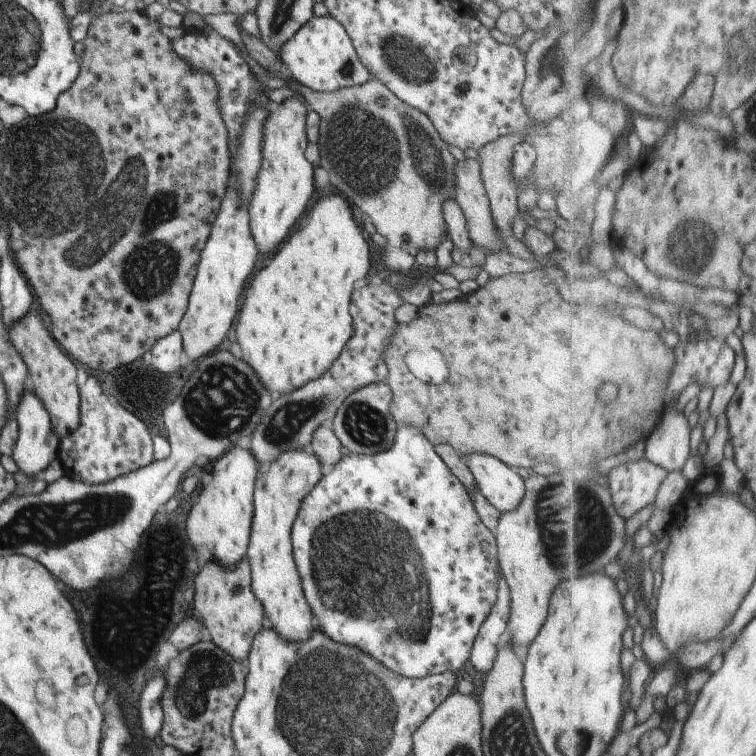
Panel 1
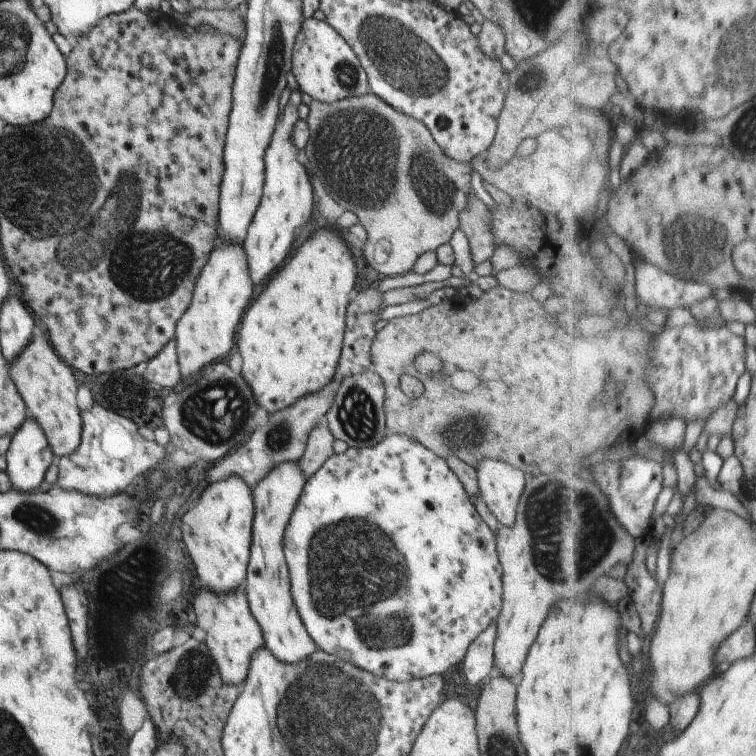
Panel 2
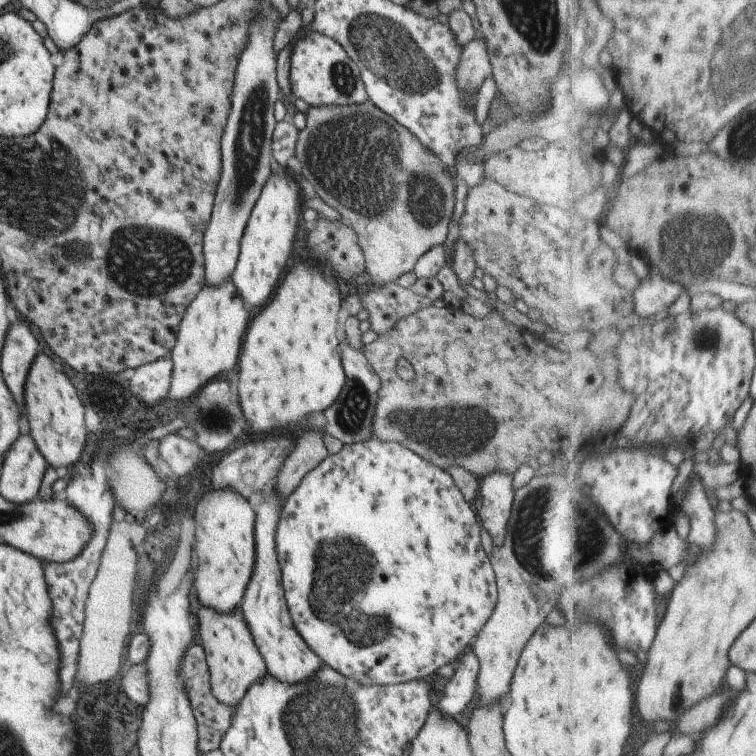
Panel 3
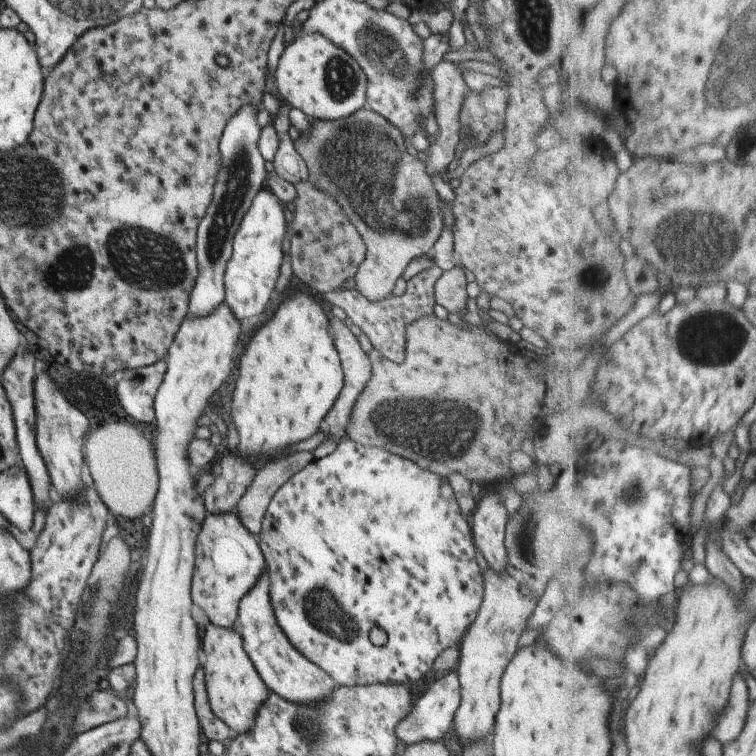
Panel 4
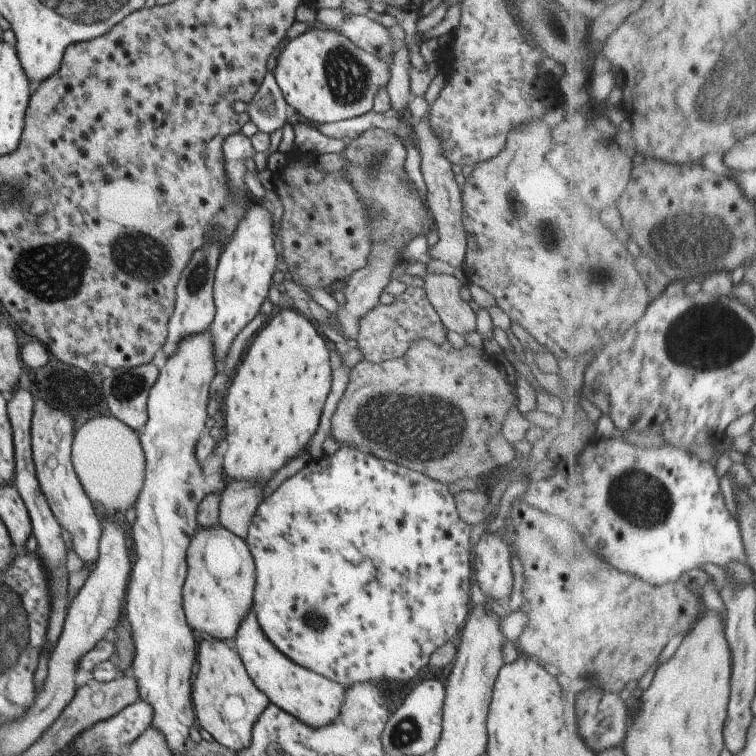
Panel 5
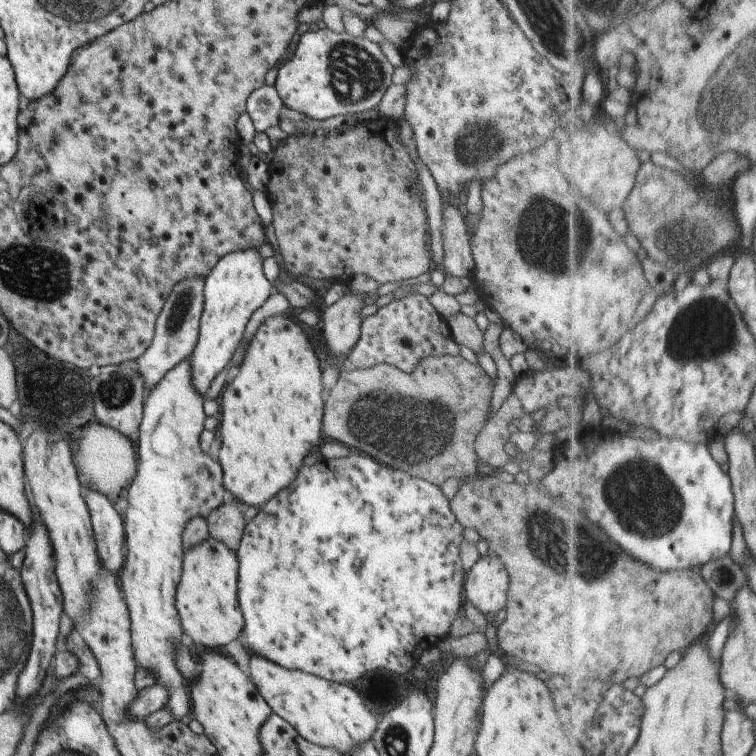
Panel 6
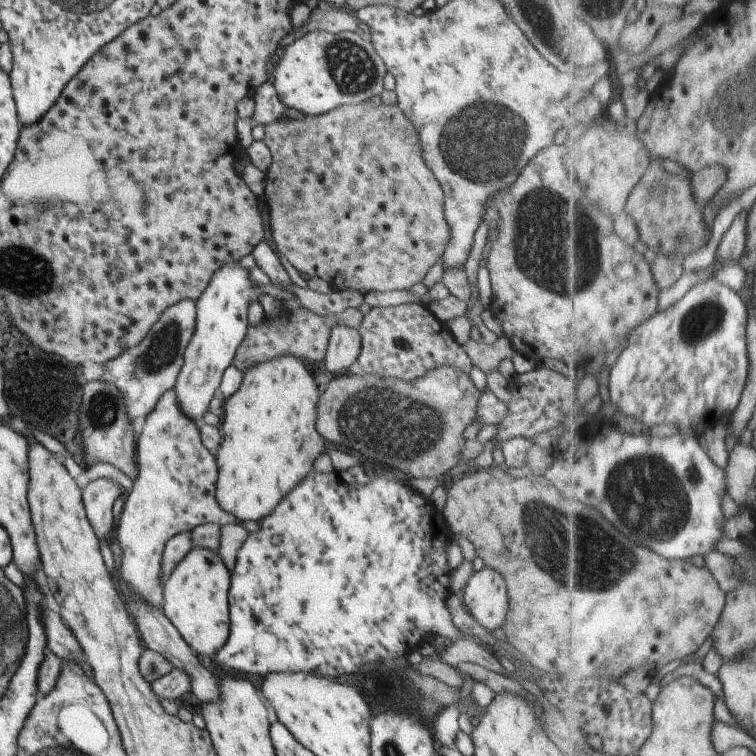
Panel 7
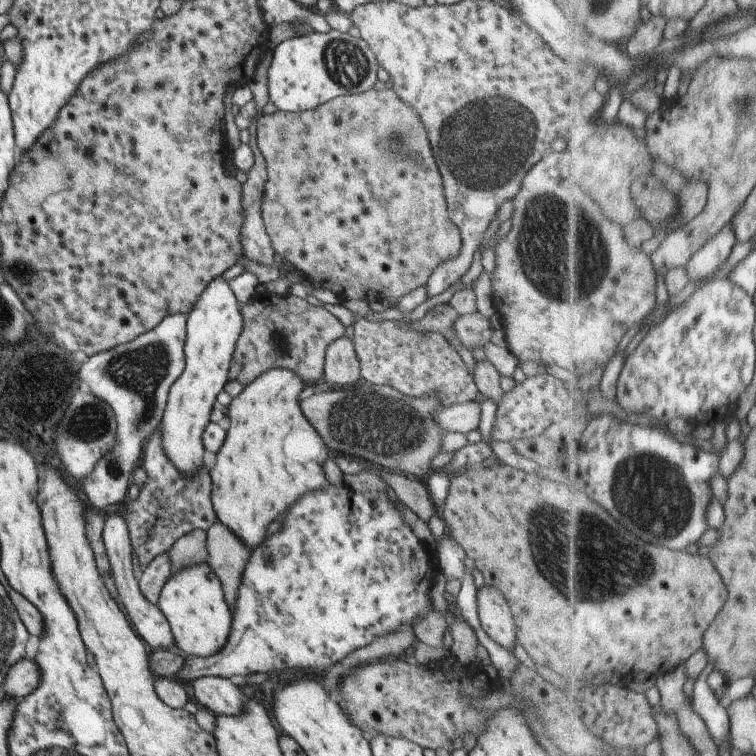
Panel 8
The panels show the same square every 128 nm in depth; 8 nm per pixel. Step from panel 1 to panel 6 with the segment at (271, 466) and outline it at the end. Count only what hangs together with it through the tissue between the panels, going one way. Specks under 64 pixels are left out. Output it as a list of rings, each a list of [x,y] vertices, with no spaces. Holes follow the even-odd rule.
[[[251,655],[248,666],[252,683],[257,692],[263,697],[272,712],[286,720],[301,738],[307,739],[313,744],[333,747],[336,748],[336,751],[349,754],[354,751],[355,747],[358,748],[359,745],[362,745],[363,741],[371,738],[374,733],[377,717],[369,713],[369,710],[363,706],[363,702],[359,699],[359,694],[353,688],[349,688],[349,685],[325,680],[311,673],[289,670],[259,655]]]

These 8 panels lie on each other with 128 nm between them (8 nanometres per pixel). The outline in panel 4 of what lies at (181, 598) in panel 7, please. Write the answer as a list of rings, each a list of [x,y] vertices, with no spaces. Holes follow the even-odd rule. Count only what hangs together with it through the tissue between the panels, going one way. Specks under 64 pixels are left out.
[[[231,510],[206,513],[194,544],[194,567],[191,600],[217,627],[235,626],[238,604],[242,596],[254,586],[263,572],[265,559],[261,554],[257,536],[247,530],[238,514]]]

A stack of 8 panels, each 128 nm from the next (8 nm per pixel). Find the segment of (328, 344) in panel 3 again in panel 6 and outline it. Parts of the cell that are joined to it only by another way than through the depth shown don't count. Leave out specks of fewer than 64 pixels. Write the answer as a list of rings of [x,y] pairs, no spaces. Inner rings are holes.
[[[288,313],[264,320],[253,334],[238,369],[221,394],[221,450],[217,454],[223,470],[222,487],[243,507],[257,506],[285,488],[301,466],[303,456],[319,442],[321,430],[321,370],[313,345]]]

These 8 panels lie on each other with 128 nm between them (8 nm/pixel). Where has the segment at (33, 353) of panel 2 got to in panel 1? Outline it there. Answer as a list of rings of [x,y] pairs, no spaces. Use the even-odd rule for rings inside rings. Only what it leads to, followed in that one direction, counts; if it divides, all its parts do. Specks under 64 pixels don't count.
[[[35,308],[27,311],[7,329],[8,337],[27,367],[26,384],[29,390],[43,403],[58,440],[64,440],[78,427],[80,396],[75,385],[76,369],[70,356],[61,350],[51,333],[45,329],[37,313]]]

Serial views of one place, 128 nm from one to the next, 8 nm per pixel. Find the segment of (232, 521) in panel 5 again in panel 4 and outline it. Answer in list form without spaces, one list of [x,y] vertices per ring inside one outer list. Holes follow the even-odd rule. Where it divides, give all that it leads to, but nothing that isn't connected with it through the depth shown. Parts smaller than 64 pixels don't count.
[[[299,451],[260,463],[252,483],[233,508],[249,532],[257,536],[267,505],[277,489],[312,460],[311,451]]]

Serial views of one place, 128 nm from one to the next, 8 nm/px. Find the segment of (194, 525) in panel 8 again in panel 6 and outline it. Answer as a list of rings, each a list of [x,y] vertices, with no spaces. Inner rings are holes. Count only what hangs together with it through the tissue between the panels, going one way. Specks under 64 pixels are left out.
[[[184,358],[180,363],[177,363],[173,368],[170,368],[169,371],[163,375],[163,378],[159,382],[151,387],[149,391],[146,392],[144,401],[142,402],[142,419],[140,420],[140,425],[138,426],[139,437],[135,442],[136,450],[136,473],[132,483],[126,488],[125,492],[127,507],[125,518],[123,520],[123,530],[124,530],[124,563],[121,566],[121,576],[119,578],[119,586],[121,586],[122,599],[124,600],[126,609],[128,610],[128,615],[130,618],[130,637],[131,644],[133,649],[133,656],[137,666],[141,667],[143,670],[146,670],[148,673],[151,673],[154,677],[154,684],[161,685],[167,691],[167,700],[162,708],[165,708],[168,713],[172,716],[173,721],[179,721],[187,712],[189,712],[189,695],[188,695],[188,686],[189,682],[186,678],[180,674],[176,669],[176,654],[174,653],[174,645],[181,642],[183,644],[185,640],[185,634],[181,630],[180,620],[174,606],[175,604],[175,591],[180,581],[180,576],[182,572],[182,532],[184,531],[185,525],[188,520],[191,520],[193,517],[206,517],[211,511],[215,510],[221,503],[229,499],[231,494],[222,487],[222,474],[221,468],[217,461],[214,462],[209,458],[207,453],[202,451],[200,447],[200,434],[203,430],[203,420],[204,415],[201,408],[203,404],[204,397],[200,397],[200,394],[196,391],[194,384],[192,383],[191,369],[190,369],[190,360]]]

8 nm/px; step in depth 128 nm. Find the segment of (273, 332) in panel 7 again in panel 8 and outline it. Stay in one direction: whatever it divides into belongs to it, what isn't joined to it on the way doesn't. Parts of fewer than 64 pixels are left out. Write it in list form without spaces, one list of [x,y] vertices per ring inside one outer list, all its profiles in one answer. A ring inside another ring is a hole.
[[[286,292],[255,293],[249,302],[240,306],[239,314],[242,328],[231,356],[227,380],[237,381],[242,386],[273,368],[291,370],[303,384],[314,382],[322,375],[325,348],[344,336],[341,322],[323,306],[311,306]]]

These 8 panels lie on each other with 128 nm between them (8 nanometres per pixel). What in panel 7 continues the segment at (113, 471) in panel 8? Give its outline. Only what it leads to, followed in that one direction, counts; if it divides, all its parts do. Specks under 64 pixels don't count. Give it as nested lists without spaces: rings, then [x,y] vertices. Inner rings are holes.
[[[181,300],[177,304],[165,308],[154,326],[151,326],[150,332],[147,332],[143,339],[135,344],[132,348],[127,348],[115,356],[113,360],[107,360],[103,362],[104,371],[97,380],[103,380],[107,384],[113,384],[115,390],[119,392],[119,396],[123,396],[123,408],[125,408],[125,414],[127,414],[127,420],[131,422],[137,420],[137,418],[143,418],[144,420],[153,412],[155,408],[155,402],[159,400],[169,388],[174,388],[176,378],[179,370],[182,366],[182,355],[184,349],[187,347],[191,334],[193,334],[195,317],[195,301],[193,300]],[[97,478],[88,483],[81,491],[81,501],[85,516],[99,540],[99,549],[107,572],[113,573],[113,560],[109,550],[109,537],[115,530],[111,513],[114,501],[123,497],[125,491],[116,482],[107,478]]]

